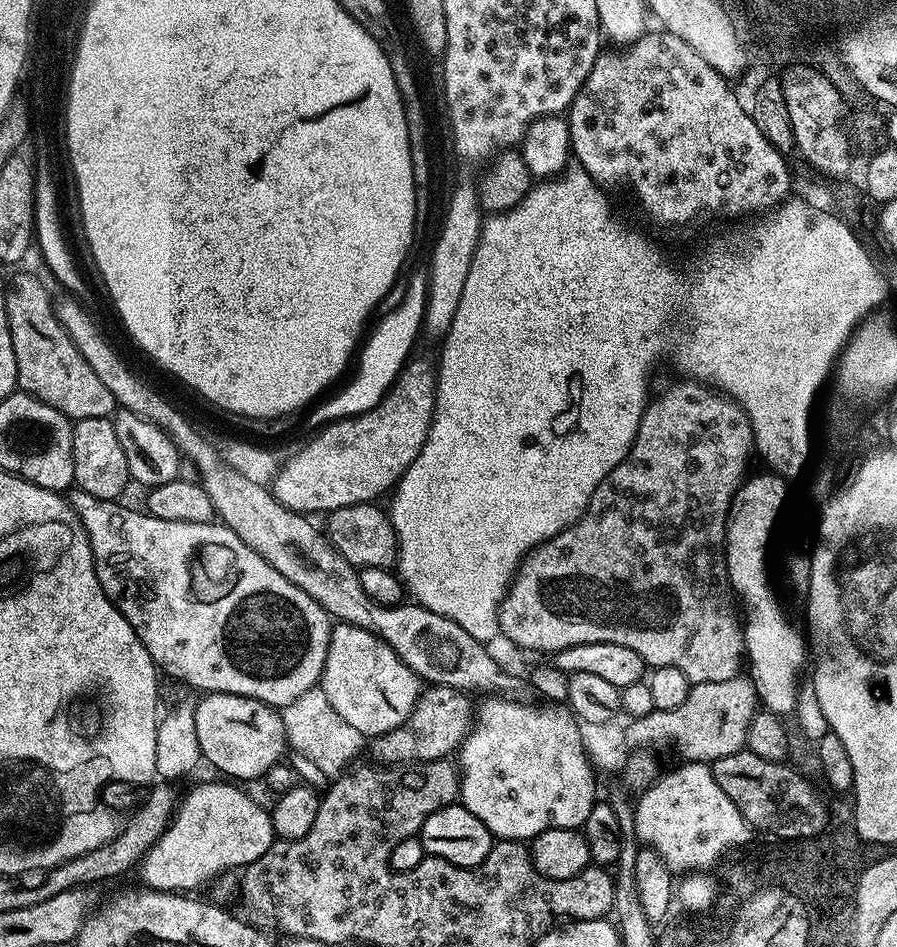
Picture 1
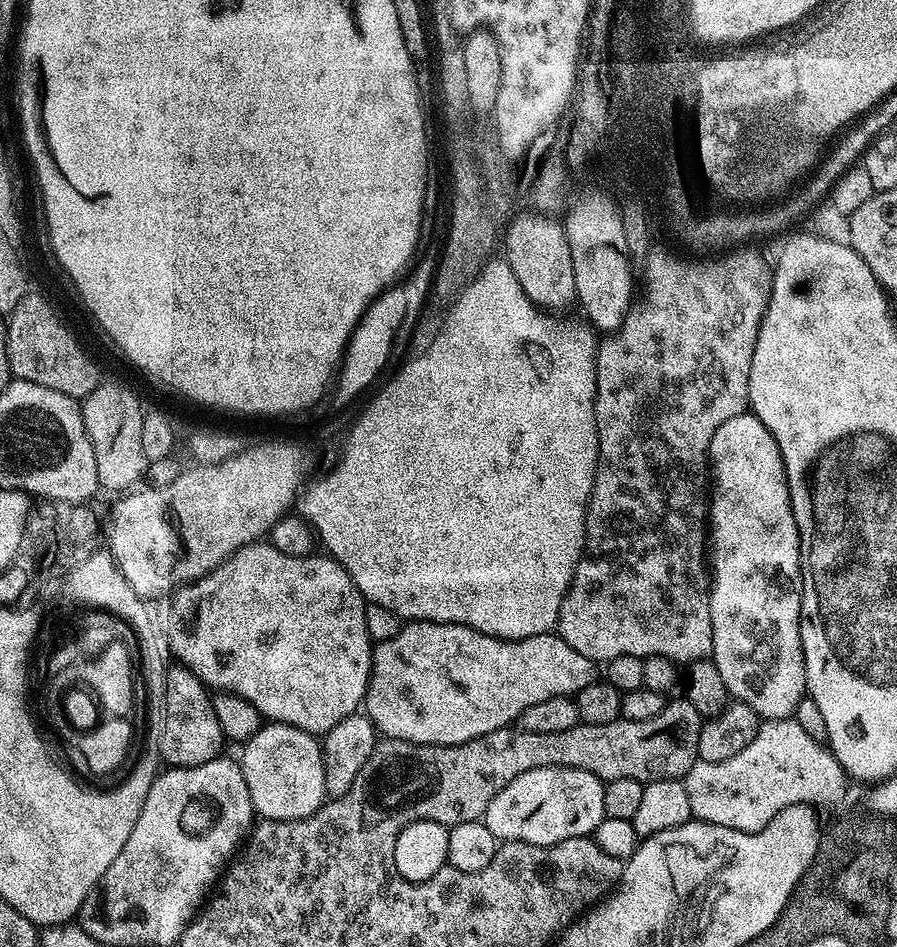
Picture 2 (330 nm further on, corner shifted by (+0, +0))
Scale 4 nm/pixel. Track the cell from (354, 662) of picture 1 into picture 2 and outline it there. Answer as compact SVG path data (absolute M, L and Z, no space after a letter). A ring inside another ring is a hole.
M418 620L405 623L400 632L394 634L394 638L381 640L373 647L372 669L362 708L381 737L390 740L405 740L415 744L461 744L470 742L482 734L490 734L499 728L515 725L526 709L530 706L538 706L538 702L546 702L546 698L575 697L577 692L581 692L598 679L596 668L597 665L590 658L586 658L586 654L578 654L574 646L566 646L564 639L552 632L521 640L500 640L497 636L487 636L478 630L467 628L465 624L436 624L433 620Z

